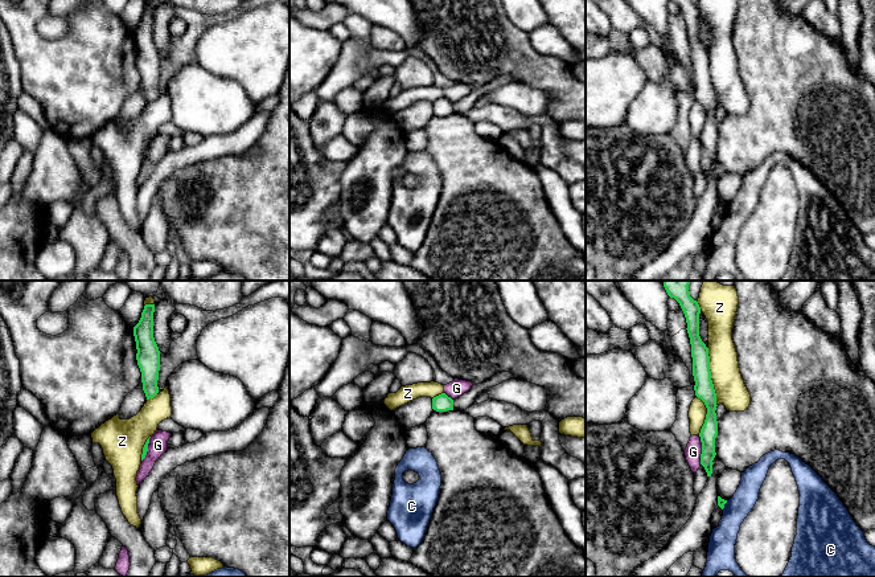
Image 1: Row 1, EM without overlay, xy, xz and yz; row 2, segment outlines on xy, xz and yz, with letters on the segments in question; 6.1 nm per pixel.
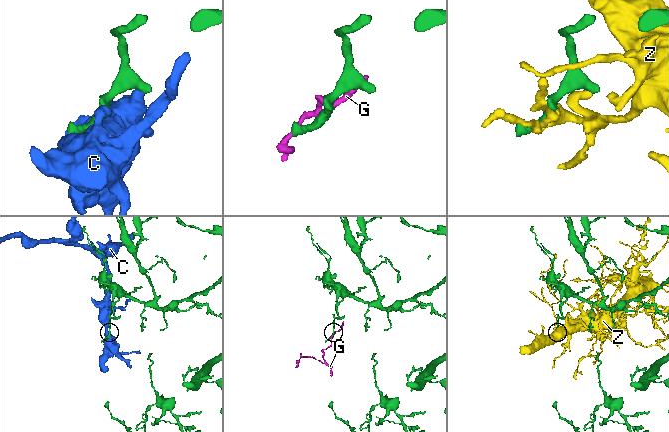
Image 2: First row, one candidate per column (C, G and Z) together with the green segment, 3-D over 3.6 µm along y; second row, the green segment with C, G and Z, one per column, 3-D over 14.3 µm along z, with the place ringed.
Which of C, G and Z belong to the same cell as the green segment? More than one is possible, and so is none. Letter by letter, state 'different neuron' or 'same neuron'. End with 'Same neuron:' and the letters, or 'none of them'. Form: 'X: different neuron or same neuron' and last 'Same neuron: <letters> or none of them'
C: different neuron
G: different neuron
Z: different neuron
Same neuron: none of them

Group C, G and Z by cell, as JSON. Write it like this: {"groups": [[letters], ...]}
{"groups": [["C"], ["G"], ["Z"]]}

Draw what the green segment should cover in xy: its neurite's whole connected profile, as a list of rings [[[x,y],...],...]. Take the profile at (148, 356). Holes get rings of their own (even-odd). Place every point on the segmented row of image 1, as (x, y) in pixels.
[[[145,304],[139,323],[133,327],[136,360],[147,400],[159,393],[160,351],[153,337],[153,312],[155,304]]]

